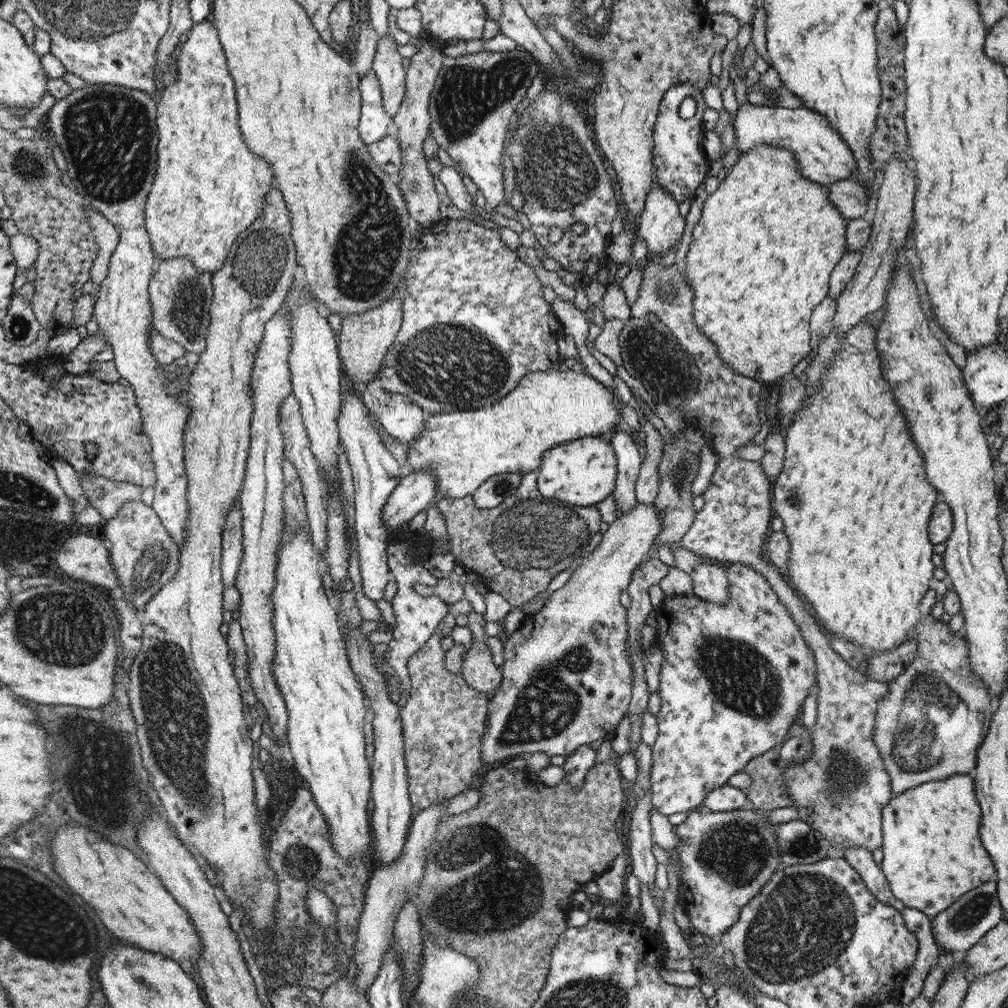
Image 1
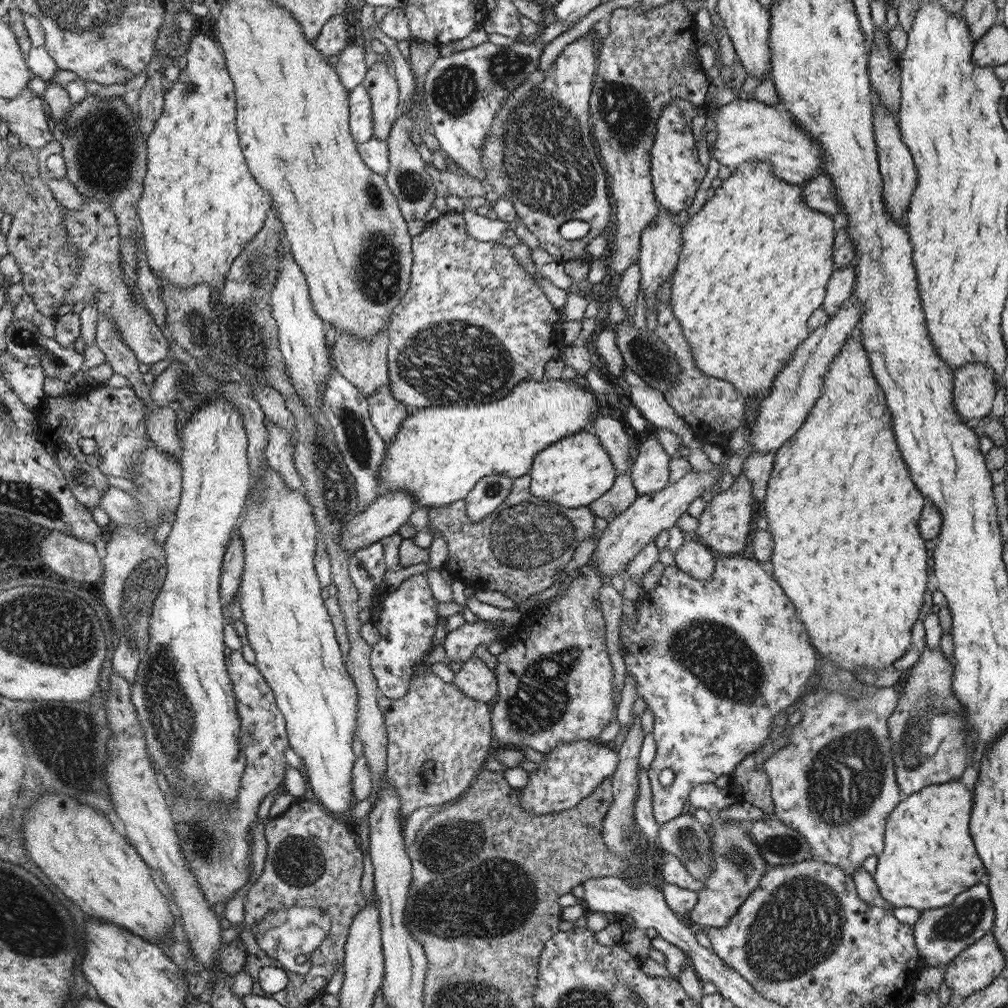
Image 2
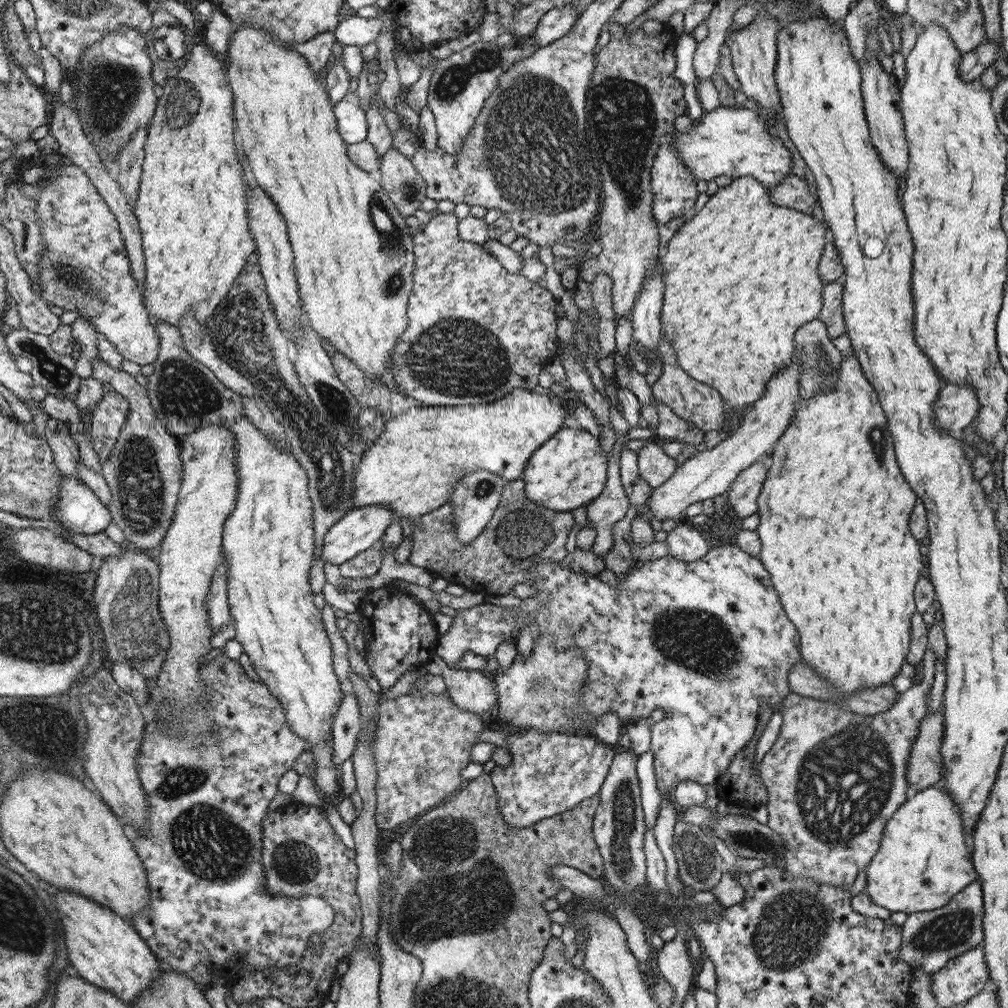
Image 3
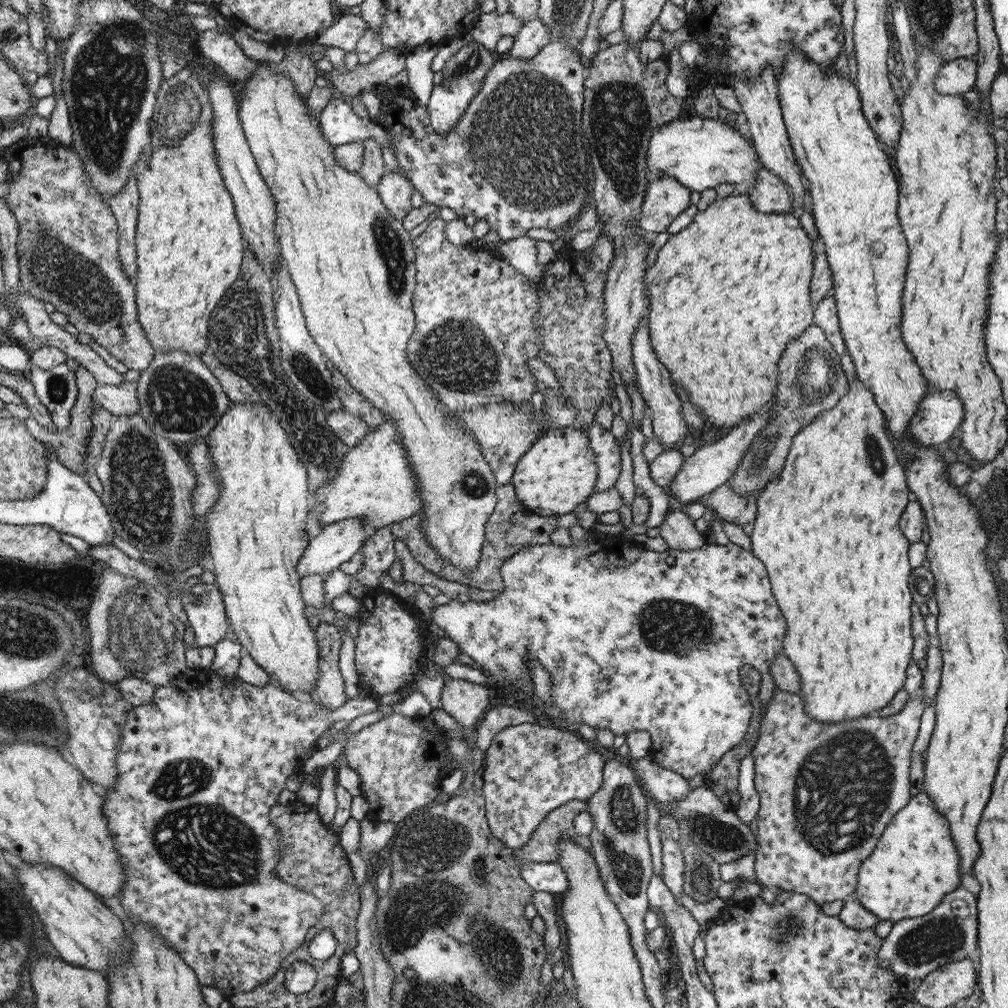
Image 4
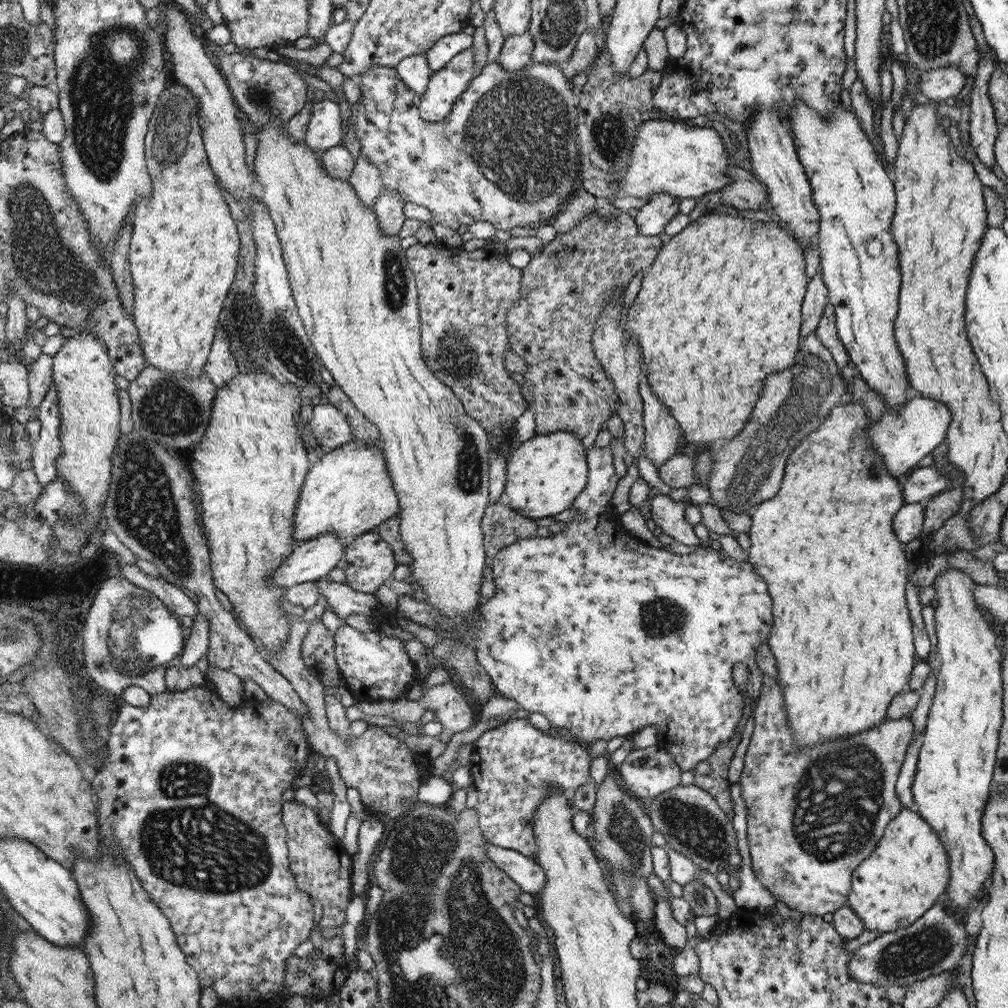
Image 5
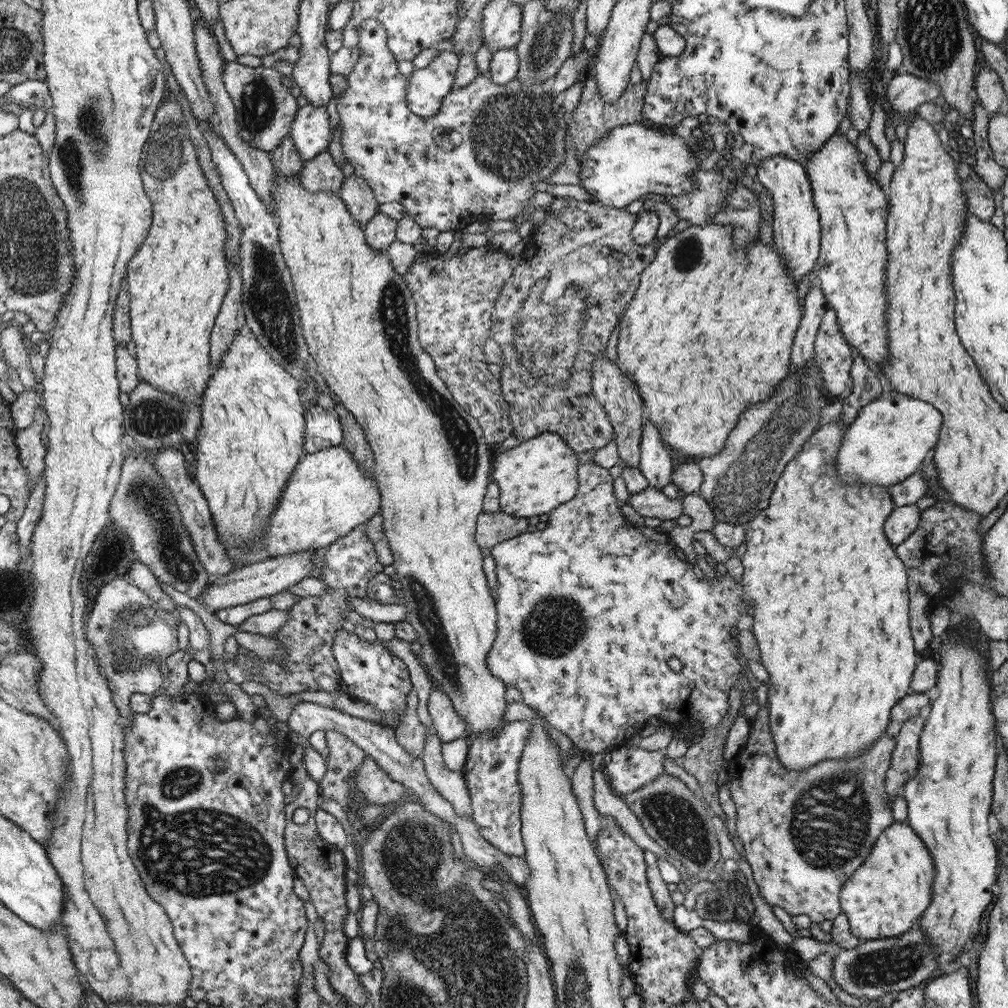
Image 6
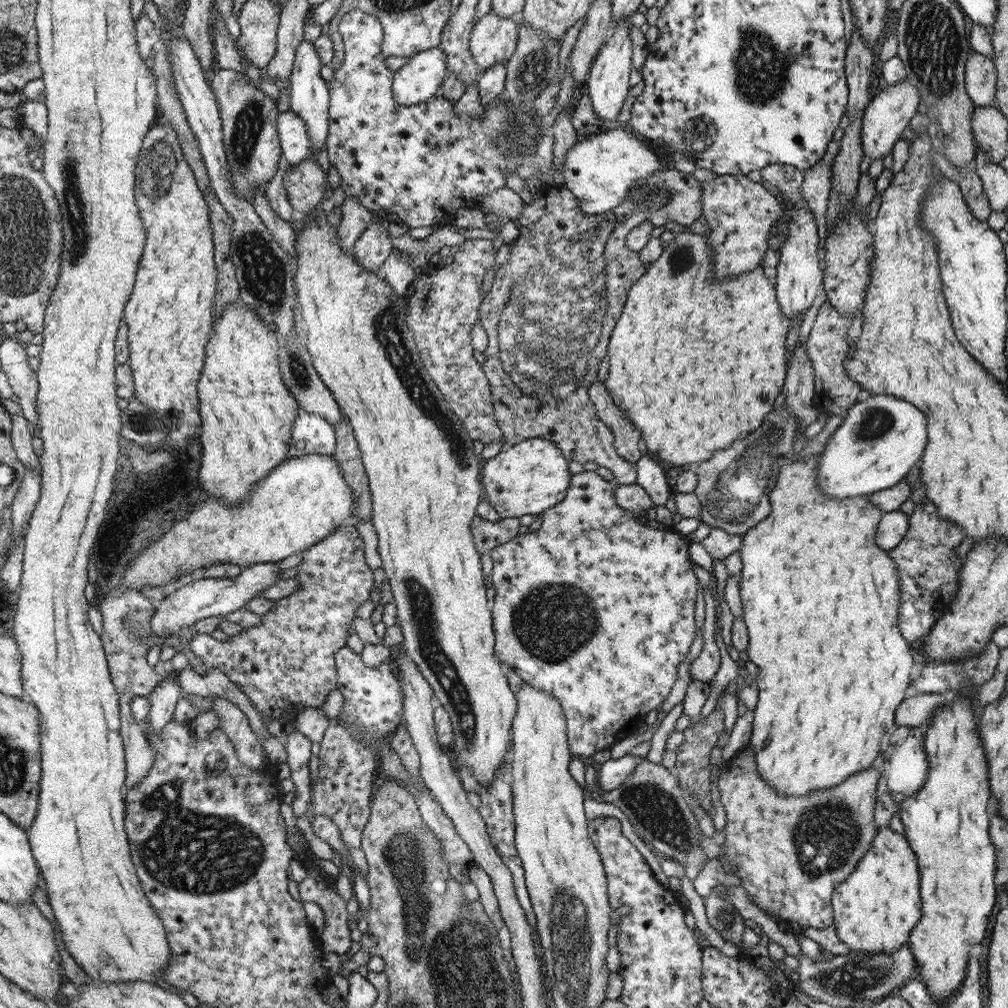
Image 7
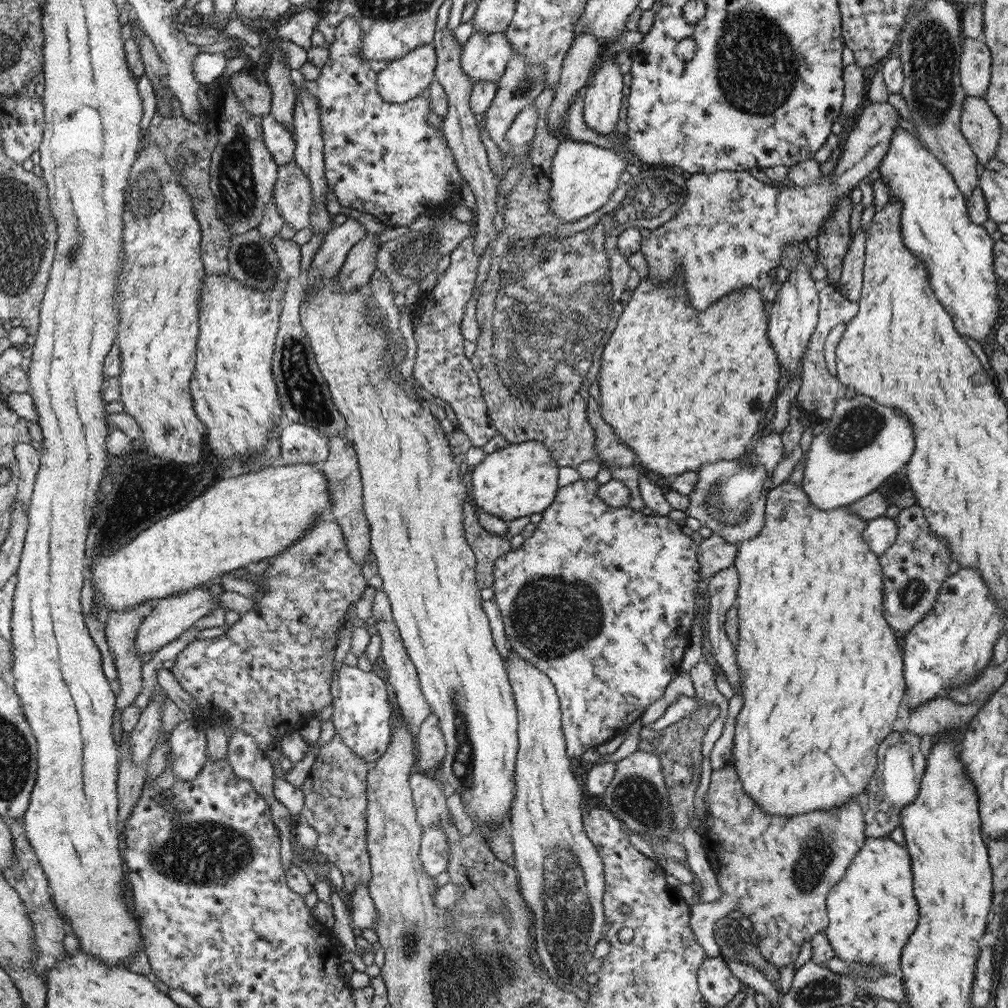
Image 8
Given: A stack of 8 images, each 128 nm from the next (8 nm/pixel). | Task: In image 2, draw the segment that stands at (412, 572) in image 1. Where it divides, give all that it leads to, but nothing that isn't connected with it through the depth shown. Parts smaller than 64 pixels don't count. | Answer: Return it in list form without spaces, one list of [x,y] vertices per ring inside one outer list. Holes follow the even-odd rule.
[[[416,574],[406,578],[396,591],[382,598],[382,610],[373,615],[372,623],[381,634],[380,641],[371,647],[371,669],[377,680],[380,692],[388,698],[402,698],[408,692],[411,675],[414,666],[418,662],[422,662],[422,656],[426,655],[433,646],[433,636],[435,635],[435,626],[437,625],[439,616],[436,613],[436,606],[439,601],[436,600],[430,588],[430,583],[423,574]]]

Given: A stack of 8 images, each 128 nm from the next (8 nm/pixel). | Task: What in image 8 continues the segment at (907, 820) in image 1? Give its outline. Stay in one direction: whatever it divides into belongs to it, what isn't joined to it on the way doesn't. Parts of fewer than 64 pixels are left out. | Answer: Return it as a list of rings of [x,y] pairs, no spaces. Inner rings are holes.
[[[868,837],[862,850],[852,859],[846,869],[846,876],[827,896],[827,916],[829,919],[825,934],[836,957],[848,964],[862,963],[882,970],[885,975],[899,974],[901,956],[919,924],[919,907],[913,891],[913,870],[909,852],[888,837]]]

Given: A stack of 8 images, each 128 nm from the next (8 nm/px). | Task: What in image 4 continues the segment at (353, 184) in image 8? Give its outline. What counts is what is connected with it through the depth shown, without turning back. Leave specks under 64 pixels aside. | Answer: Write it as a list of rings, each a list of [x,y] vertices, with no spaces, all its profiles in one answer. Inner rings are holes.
[[[561,40],[550,41],[536,56],[529,59],[510,59],[500,57],[494,66],[488,71],[482,83],[480,93],[472,99],[472,103],[456,123],[456,126],[446,135],[440,135],[427,123],[426,110],[421,108],[415,96],[400,96],[400,92],[396,92],[396,96],[389,91],[389,88],[383,87],[376,91],[380,95],[382,104],[380,105],[380,116],[374,117],[388,131],[391,148],[394,151],[399,166],[408,172],[410,180],[413,182],[415,189],[420,192],[424,203],[434,204],[440,208],[451,208],[456,212],[456,219],[465,218],[468,214],[474,214],[478,220],[486,220],[489,222],[491,230],[498,232],[503,240],[514,240],[525,236],[532,229],[545,228],[549,231],[558,232],[564,227],[571,225],[572,220],[576,220],[581,213],[584,205],[591,199],[592,188],[594,183],[594,173],[590,165],[586,138],[583,130],[583,104],[584,104],[584,81],[586,81],[589,67],[581,60],[580,44],[571,47],[568,43]]]

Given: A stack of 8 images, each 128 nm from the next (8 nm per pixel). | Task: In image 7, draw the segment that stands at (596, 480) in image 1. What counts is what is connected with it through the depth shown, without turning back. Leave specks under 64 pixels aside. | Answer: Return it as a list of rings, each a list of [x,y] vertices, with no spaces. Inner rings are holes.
[[[532,438],[508,445],[497,456],[487,460],[481,470],[483,497],[488,498],[490,506],[501,518],[543,514],[566,497],[571,480],[568,465],[562,451],[550,440]]]

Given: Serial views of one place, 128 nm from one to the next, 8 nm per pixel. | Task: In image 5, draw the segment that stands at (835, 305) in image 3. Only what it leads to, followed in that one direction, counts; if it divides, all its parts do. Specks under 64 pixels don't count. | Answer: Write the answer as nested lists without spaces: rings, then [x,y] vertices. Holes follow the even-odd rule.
[[[829,302],[824,307],[816,334],[822,344],[831,352],[839,370],[844,368],[850,362],[849,354],[837,333],[835,308]]]

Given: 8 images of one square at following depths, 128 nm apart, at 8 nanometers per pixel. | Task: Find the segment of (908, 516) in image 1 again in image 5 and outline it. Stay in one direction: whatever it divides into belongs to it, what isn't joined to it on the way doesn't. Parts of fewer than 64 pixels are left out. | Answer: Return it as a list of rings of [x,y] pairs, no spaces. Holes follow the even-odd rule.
[[[852,401],[844,405],[838,404],[834,407],[820,427],[814,432],[810,432],[788,456],[780,491],[770,500],[760,502],[751,516],[749,530],[751,545],[746,551],[747,561],[752,564],[756,576],[760,576],[768,584],[768,592],[774,602],[774,608],[772,608],[773,627],[766,644],[770,647],[777,662],[779,673],[776,676],[776,682],[785,694],[784,710],[786,710],[789,725],[793,730],[793,739],[799,749],[847,737],[874,728],[882,720],[886,720],[888,706],[894,696],[902,690],[907,690],[912,669],[918,662],[913,643],[913,624],[909,615],[905,589],[911,566],[906,560],[904,545],[892,530],[892,518],[905,506],[904,498],[902,498],[902,480],[898,480],[886,472],[882,458],[878,454],[874,454],[872,444],[866,440],[866,427],[869,426],[869,422],[871,420],[867,415],[864,403],[860,401],[857,403]]]

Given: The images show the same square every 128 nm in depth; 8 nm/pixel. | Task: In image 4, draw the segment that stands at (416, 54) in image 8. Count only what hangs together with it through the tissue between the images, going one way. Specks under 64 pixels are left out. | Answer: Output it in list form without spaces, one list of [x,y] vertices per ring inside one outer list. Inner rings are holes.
[[[473,40],[453,54],[442,70],[434,73],[433,90],[427,104],[426,115],[427,123],[436,133],[446,136],[456,126],[472,103],[472,99],[480,93],[484,77],[499,59],[500,56],[494,49],[488,50],[483,44]]]

